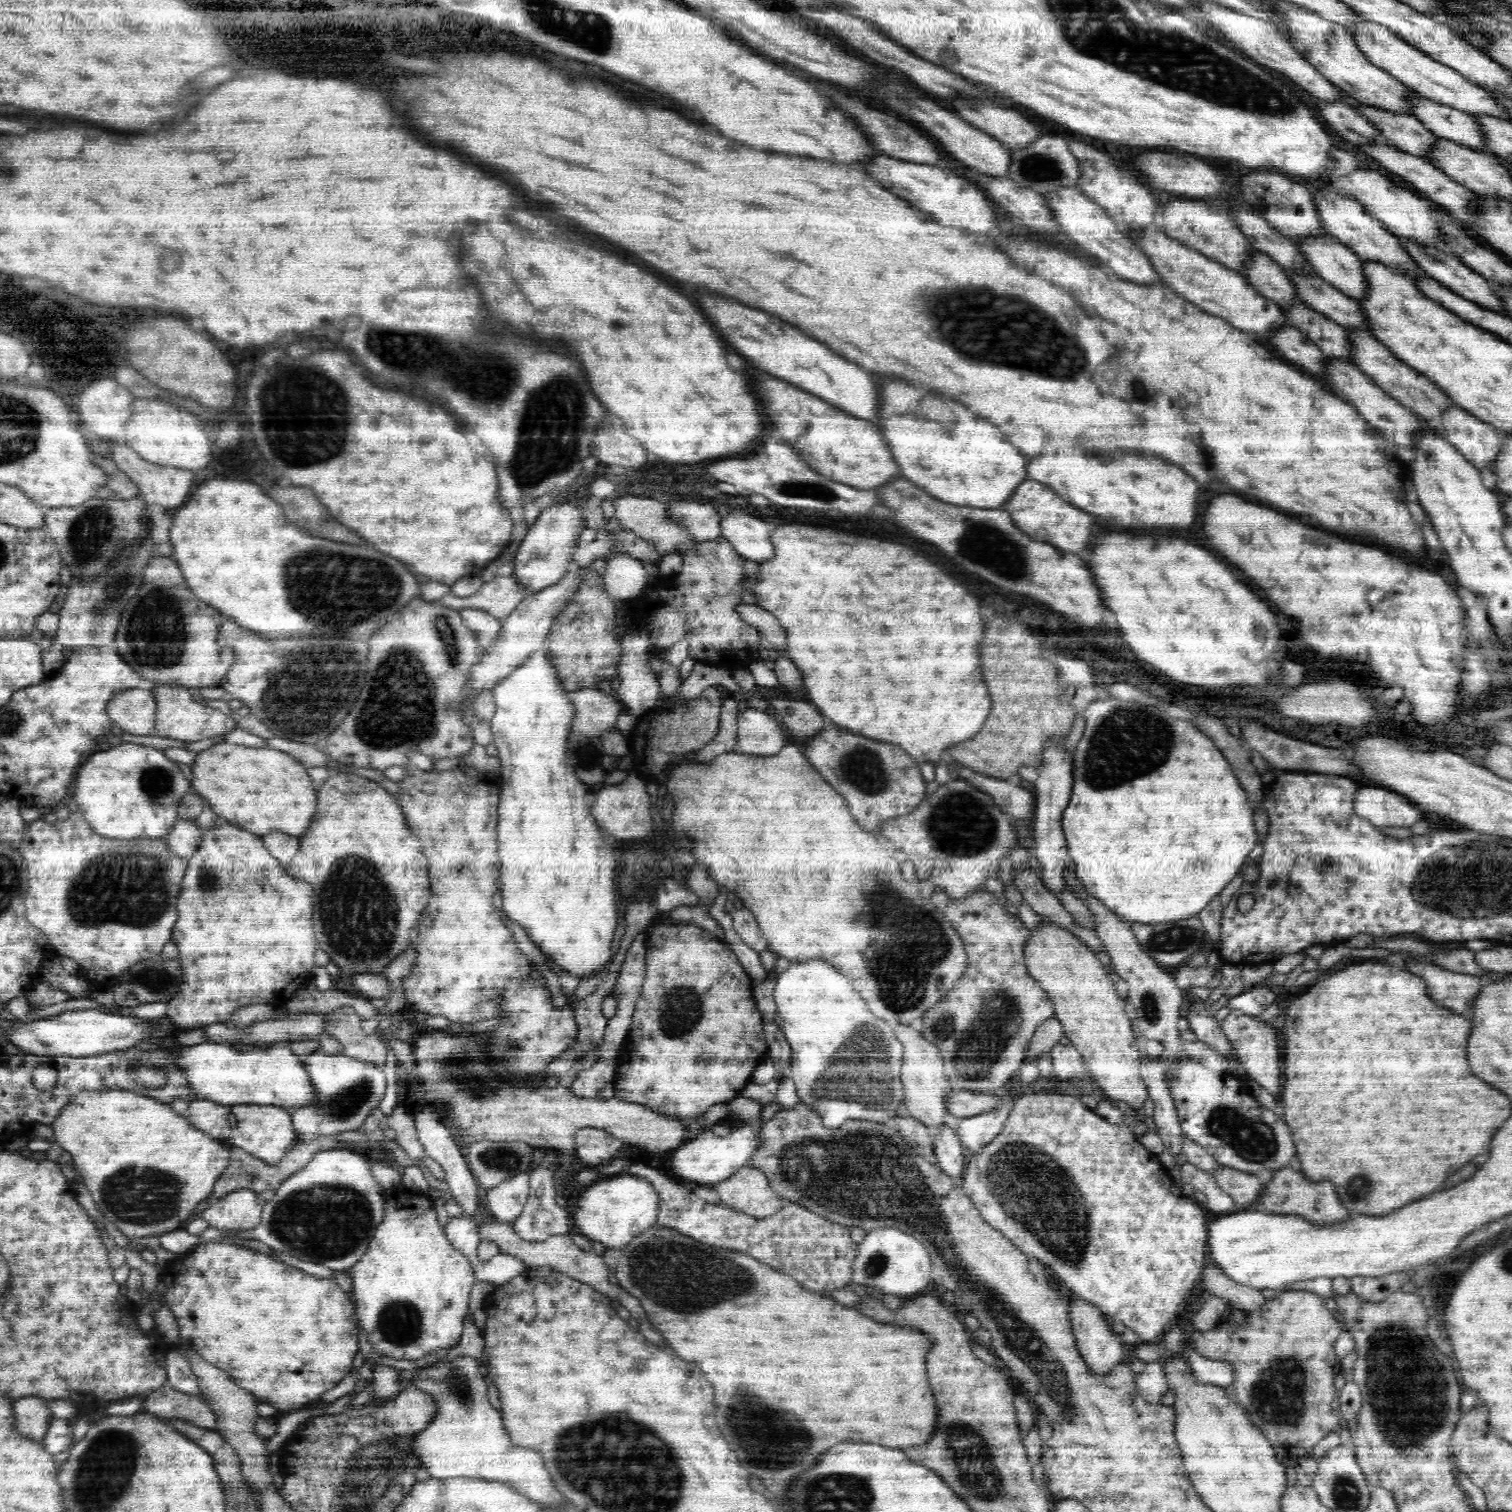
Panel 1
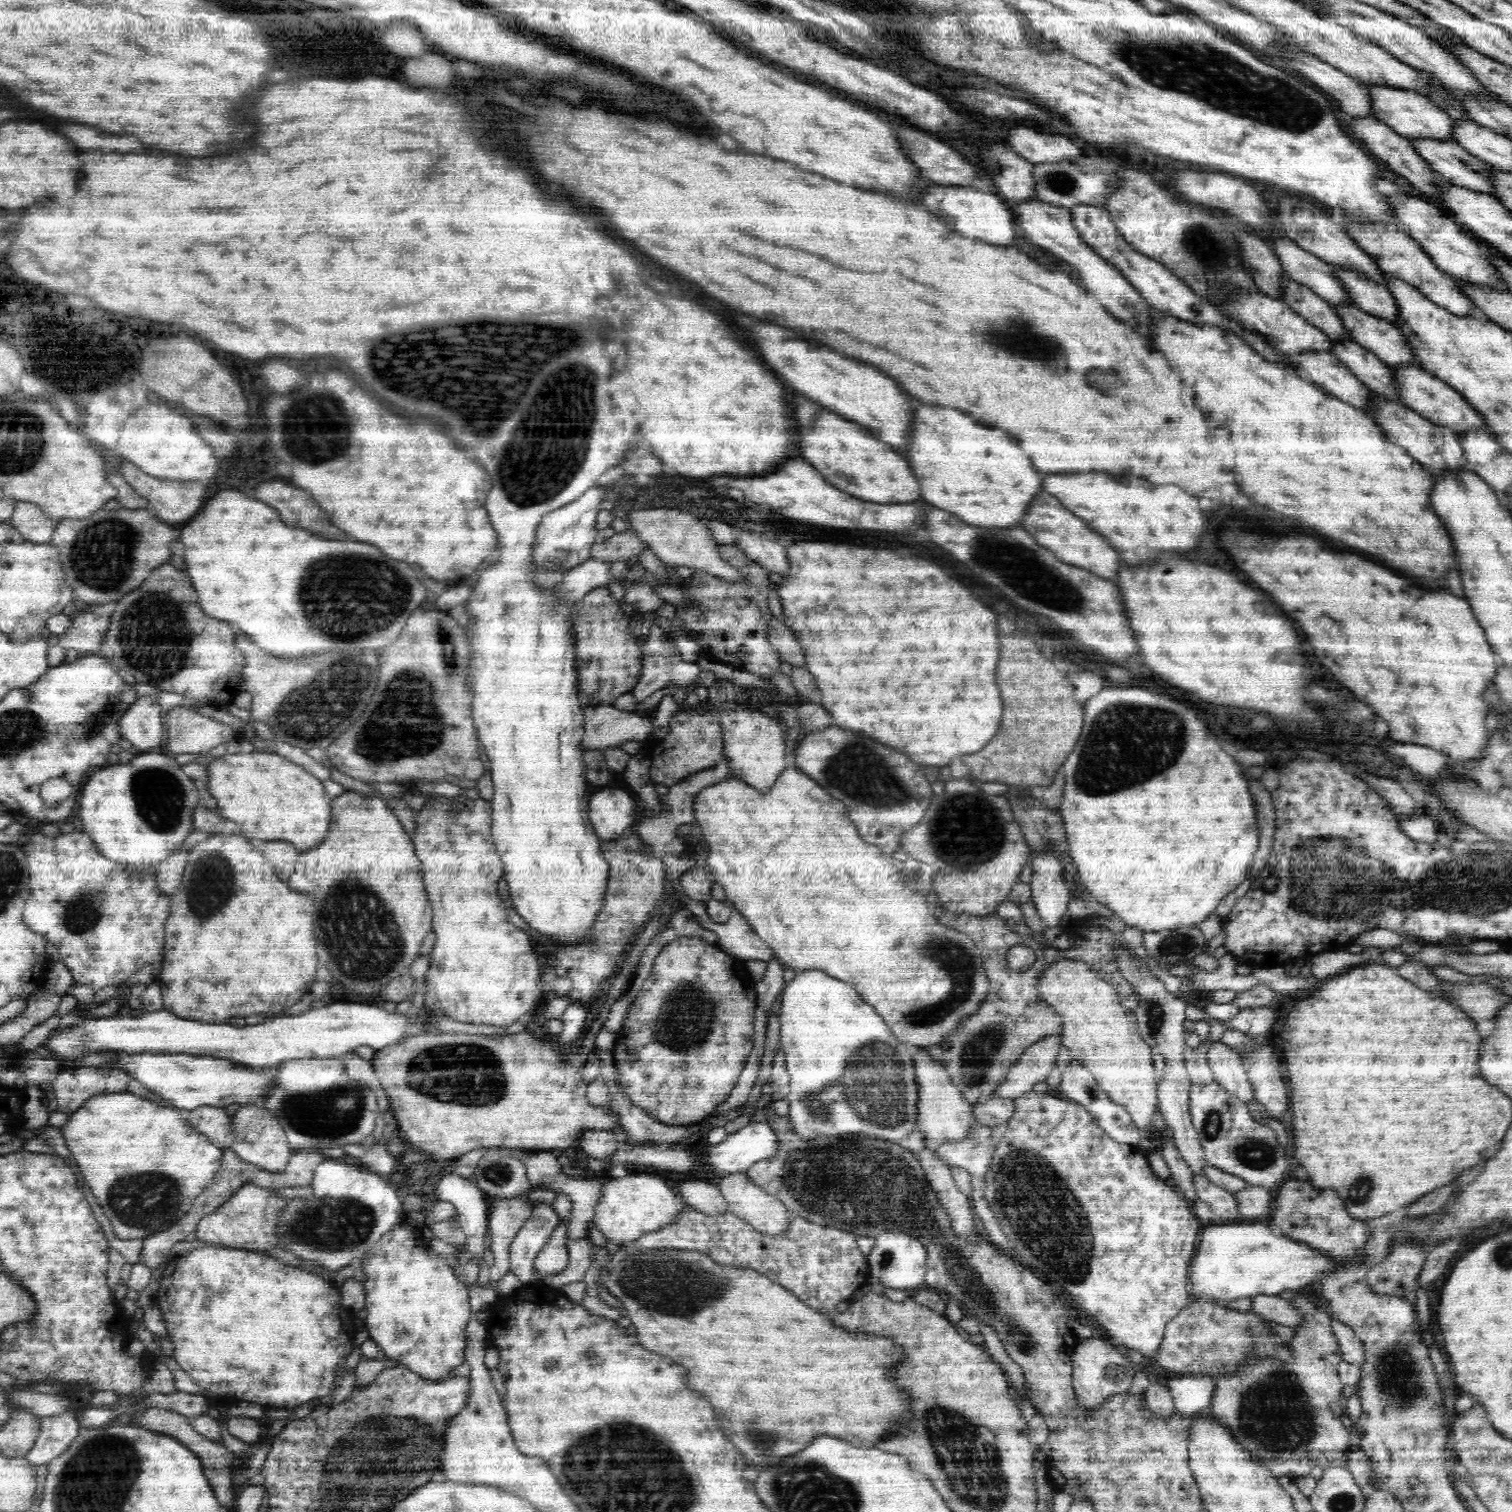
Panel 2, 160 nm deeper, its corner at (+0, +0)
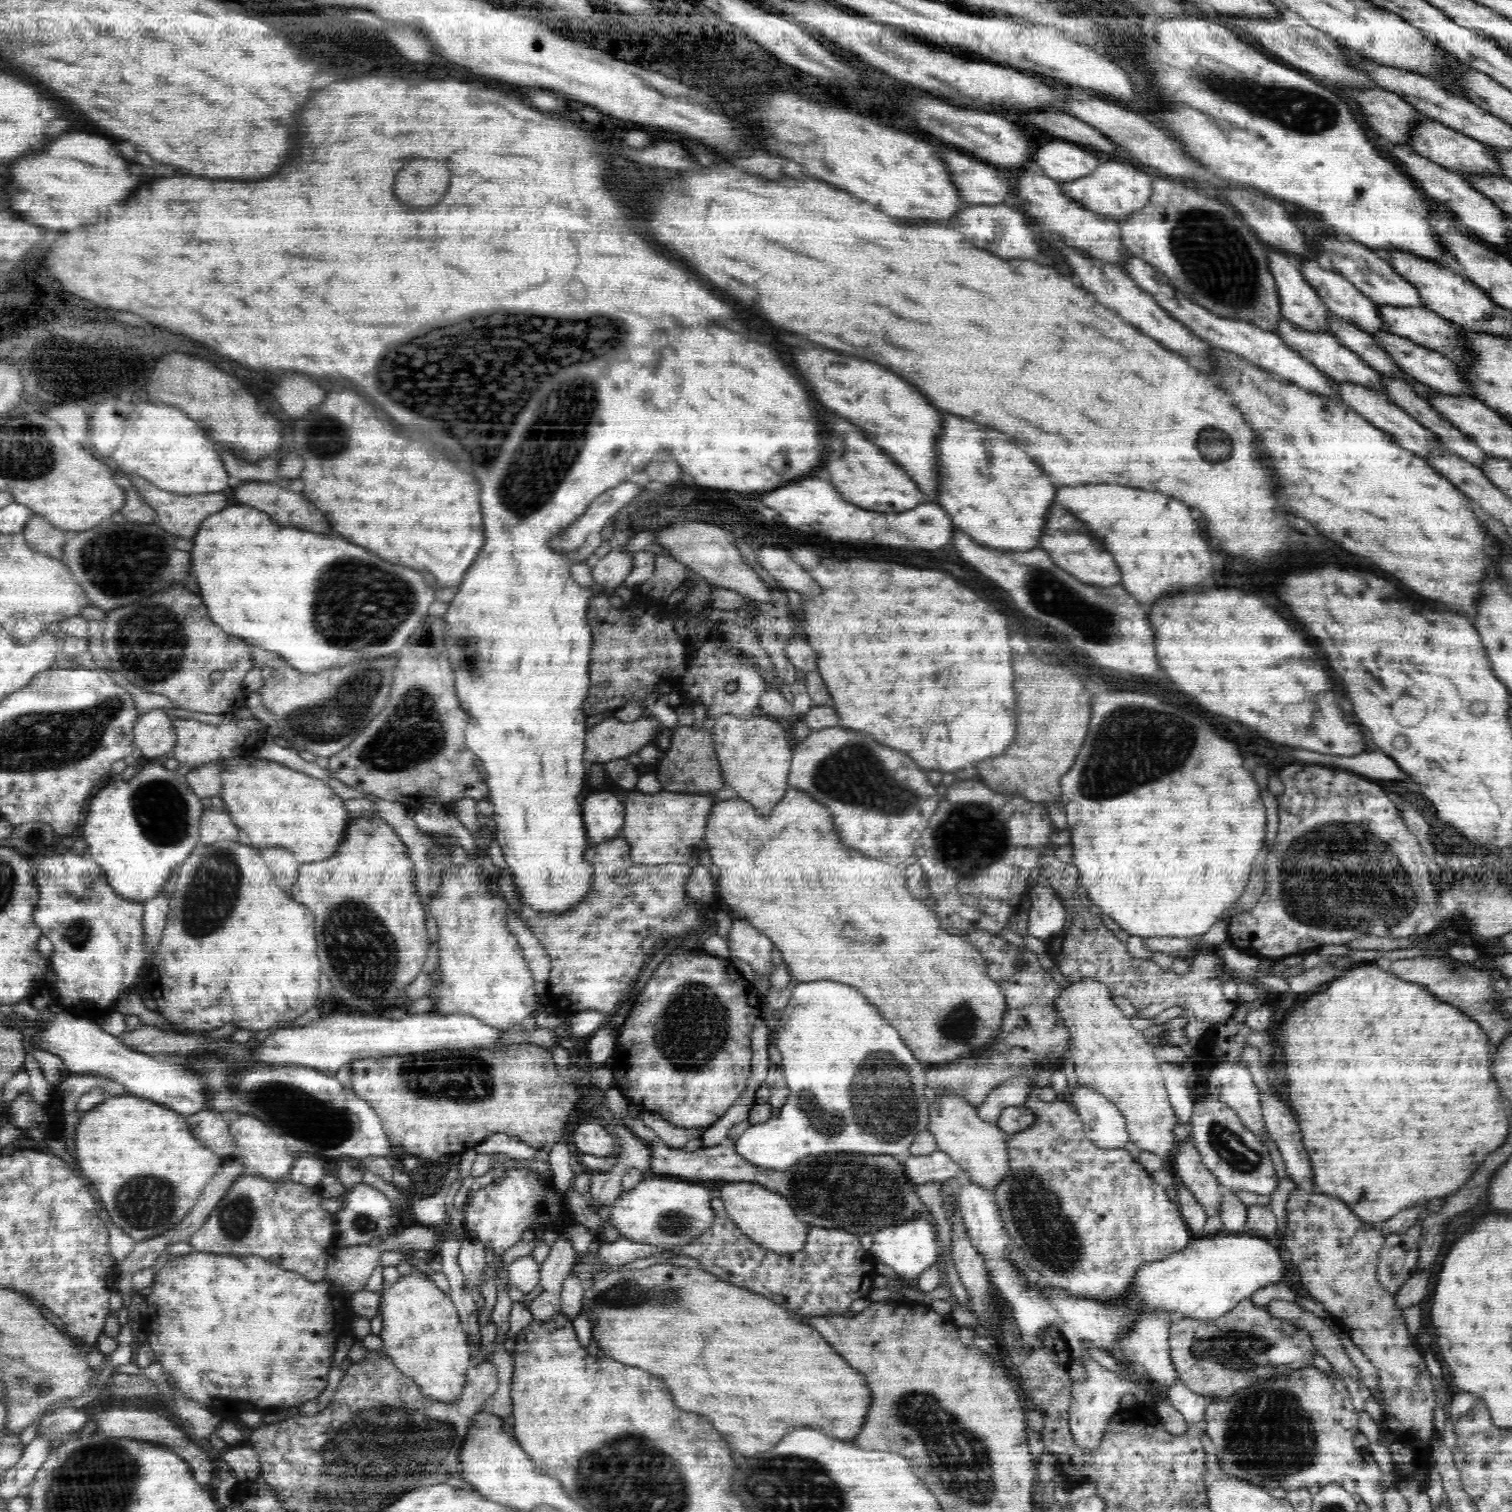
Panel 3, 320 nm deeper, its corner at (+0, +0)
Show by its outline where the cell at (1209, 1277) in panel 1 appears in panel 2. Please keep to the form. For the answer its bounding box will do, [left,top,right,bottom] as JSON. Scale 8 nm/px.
[1250,1294,1302,1328]

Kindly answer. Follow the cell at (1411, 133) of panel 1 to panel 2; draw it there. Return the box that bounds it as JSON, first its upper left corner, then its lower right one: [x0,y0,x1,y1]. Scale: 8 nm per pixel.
[1410,138,1492,196]

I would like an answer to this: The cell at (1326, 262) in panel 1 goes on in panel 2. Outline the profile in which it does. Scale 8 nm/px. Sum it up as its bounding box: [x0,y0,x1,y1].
[1332,265,1398,325]

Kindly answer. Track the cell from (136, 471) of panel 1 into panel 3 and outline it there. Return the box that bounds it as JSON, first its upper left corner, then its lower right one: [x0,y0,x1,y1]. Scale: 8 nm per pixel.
[130,475,228,539]

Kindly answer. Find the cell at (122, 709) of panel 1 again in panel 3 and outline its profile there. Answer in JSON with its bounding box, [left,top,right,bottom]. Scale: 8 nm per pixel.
[134,708,176,760]

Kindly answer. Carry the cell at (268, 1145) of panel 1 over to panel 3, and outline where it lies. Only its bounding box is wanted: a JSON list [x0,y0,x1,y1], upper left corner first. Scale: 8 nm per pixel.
[229,1114,298,1181]

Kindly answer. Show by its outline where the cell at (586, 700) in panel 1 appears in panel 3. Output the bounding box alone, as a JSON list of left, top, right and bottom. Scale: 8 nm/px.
[583,717,660,764]

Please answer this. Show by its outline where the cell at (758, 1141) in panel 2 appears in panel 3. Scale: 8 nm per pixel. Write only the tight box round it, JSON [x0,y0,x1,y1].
[735,980,930,1171]

